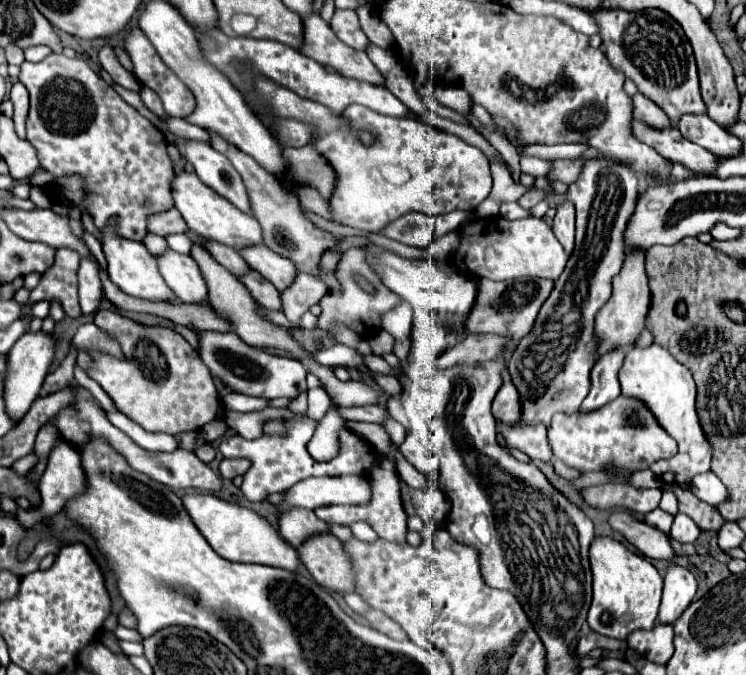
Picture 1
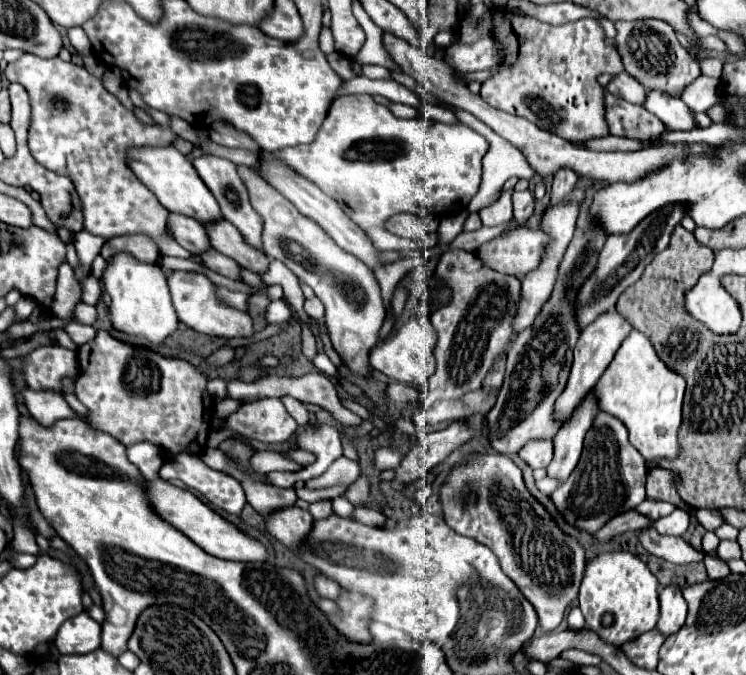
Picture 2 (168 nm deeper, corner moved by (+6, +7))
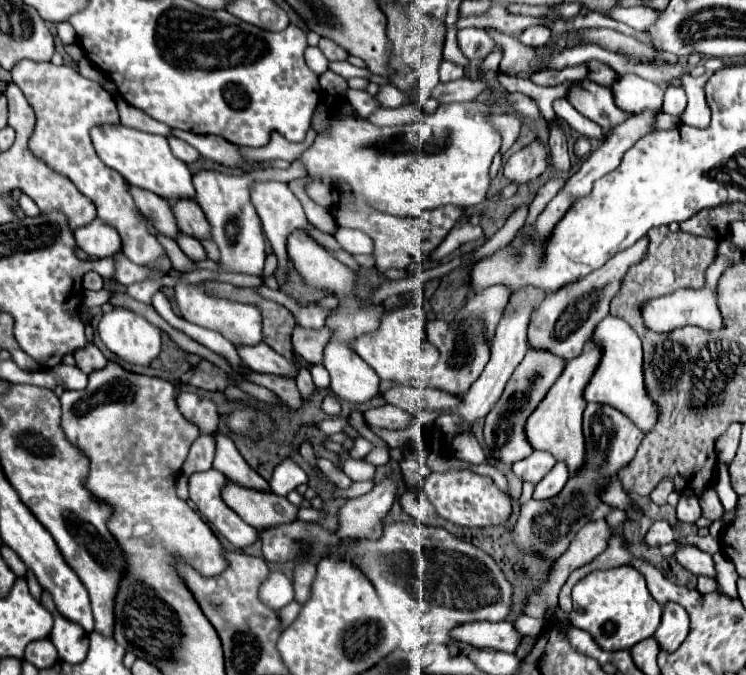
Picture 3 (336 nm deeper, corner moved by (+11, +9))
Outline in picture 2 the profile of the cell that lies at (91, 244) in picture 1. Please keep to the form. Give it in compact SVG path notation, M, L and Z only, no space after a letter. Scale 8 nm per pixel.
M89 276L83 284L83 289L81 292L81 301L95 306L99 303L103 289L101 281L94 277Z

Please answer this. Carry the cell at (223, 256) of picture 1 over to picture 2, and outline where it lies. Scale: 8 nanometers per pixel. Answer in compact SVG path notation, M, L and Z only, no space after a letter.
M171 212L167 218L167 224L173 230L175 242L179 242L191 254L203 254L203 252L211 250L211 240L209 240L207 228L201 222Z

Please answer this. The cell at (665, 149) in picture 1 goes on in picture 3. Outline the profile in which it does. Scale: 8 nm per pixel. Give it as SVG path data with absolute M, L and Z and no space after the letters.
M582 80L578 84L572 84L566 92L568 102L586 118L602 126L606 132L614 126L622 124L630 114L620 112L612 100L612 90L606 86L592 84L590 80Z

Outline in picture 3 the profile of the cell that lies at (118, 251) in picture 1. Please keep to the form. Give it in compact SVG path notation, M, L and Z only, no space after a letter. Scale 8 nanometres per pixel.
M114 308L110 314L104 314L98 324L98 334L112 354L116 354L118 358L122 358L130 364L148 366L160 354L162 332L156 326L152 326L146 318L134 314L126 308Z

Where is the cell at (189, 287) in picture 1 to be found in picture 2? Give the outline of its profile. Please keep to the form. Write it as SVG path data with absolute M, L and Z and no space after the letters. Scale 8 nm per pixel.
M173 270L167 276L167 284L171 290L173 306L181 322L191 326L197 332L211 334L211 336L225 336L225 338L239 338L239 336L253 336L253 322L247 312L233 308L225 300L217 296L217 286L201 272L179 272Z

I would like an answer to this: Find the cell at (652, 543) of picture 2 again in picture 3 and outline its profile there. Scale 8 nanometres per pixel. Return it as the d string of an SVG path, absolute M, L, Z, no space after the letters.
M694 546L680 548L676 554L676 560L694 576L708 576L716 580L716 570L714 570L714 560L710 554L696 550Z

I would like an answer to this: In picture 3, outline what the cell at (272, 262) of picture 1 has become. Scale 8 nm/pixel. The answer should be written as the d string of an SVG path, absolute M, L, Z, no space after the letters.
M194 200L174 202L172 204L172 214L176 218L176 224L178 224L180 232L184 232L188 236L194 236L198 240L200 240L200 236L210 238L208 236L208 220Z

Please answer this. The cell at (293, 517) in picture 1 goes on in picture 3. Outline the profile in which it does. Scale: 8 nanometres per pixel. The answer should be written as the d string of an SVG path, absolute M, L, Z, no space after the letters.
M216 432L216 454L214 454L212 468L222 472L230 480L236 480L236 484L244 484L244 486L256 488L256 490L270 490L268 482L244 462L244 458L236 450L234 442L220 432Z

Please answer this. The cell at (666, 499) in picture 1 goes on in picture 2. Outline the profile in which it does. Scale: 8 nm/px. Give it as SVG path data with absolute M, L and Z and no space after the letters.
M645 498L635 510L641 512L641 514L645 514L649 520L657 520L657 518L669 514L671 510L675 510L675 506L667 504L663 500L649 500L649 498Z

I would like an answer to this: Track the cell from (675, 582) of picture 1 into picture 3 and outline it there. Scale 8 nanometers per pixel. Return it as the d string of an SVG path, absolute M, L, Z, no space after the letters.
M680 604L664 606L662 622L654 634L660 648L666 652L676 652L690 632L688 624L688 614L684 612L684 608L680 608Z

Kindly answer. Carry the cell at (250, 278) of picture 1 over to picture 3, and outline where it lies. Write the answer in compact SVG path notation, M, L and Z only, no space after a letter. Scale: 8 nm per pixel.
M180 232L180 234L176 236L176 244L178 244L180 250L182 250L190 260L194 260L194 262L206 258L206 256L204 256L204 248L198 244L198 240L192 238L192 236L188 236L188 234L184 234L184 232Z

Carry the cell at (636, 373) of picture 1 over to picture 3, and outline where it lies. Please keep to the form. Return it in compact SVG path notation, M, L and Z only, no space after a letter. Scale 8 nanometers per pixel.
M608 314L594 330L592 338L596 340L596 344L602 350L598 368L594 370L590 382L584 388L584 400L586 402L602 402L602 404L610 404L614 408L618 408L620 412L624 412L626 416L630 416L630 420L642 430L642 432L650 432L652 424L656 424L656 404L652 402L652 398L646 394L644 388L644 376L642 376L642 344L640 338L636 336L636 332L632 332L632 328L628 324L624 324L624 320Z

